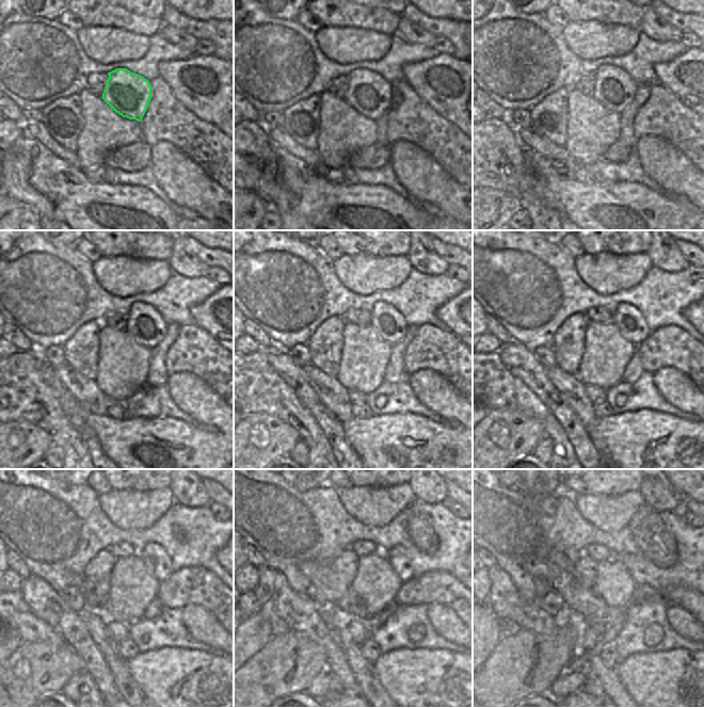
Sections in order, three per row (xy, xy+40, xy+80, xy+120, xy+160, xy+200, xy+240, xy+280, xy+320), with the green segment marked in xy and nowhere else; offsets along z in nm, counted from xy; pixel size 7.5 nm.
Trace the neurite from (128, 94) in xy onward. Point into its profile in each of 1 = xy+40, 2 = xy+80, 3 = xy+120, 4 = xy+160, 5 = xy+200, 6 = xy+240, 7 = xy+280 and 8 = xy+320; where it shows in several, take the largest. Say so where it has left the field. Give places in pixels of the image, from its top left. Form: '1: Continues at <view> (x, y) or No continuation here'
1: Continues at xy+40 (368, 93)
2: Continues at xy+80 (614, 89)
3: Continues at xy+120 (146, 325)
4: Continues at xy+160 (390, 324)
5: Continues at xy+200 (630, 322)
6: Continues at xy+240 (158, 562)
7: Continues at xy+280 (400, 562)
8: Continues at xy+320 (640, 568).

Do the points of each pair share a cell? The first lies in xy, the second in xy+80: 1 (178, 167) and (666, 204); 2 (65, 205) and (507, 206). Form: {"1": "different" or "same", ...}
{"1": "different", "2": "different"}

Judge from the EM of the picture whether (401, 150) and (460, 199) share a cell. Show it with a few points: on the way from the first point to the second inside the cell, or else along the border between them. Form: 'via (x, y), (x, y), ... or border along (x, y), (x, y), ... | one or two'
via (416, 165), (445, 194) | one

